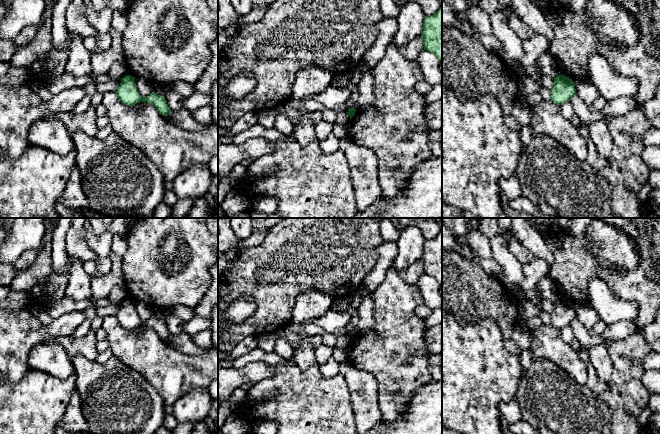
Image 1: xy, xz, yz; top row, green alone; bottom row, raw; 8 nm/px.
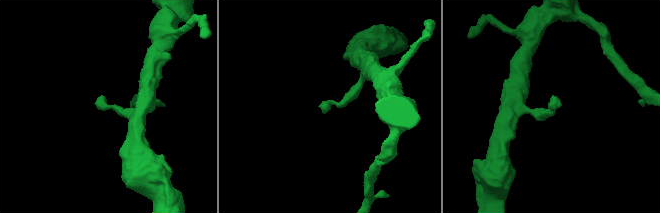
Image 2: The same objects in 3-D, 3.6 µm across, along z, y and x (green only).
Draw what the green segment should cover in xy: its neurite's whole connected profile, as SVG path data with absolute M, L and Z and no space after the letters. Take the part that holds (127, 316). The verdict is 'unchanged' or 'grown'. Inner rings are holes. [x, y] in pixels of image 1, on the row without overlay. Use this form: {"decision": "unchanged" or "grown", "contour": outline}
{"decision": "unchanged", "contour": "M126 299L121 302L121 307L115 317L119 324L128 330L133 330L140 326L147 326L154 329L163 340L167 340L172 336L163 319L152 316L147 321L142 321L136 312L135 301L131 299Z"}

